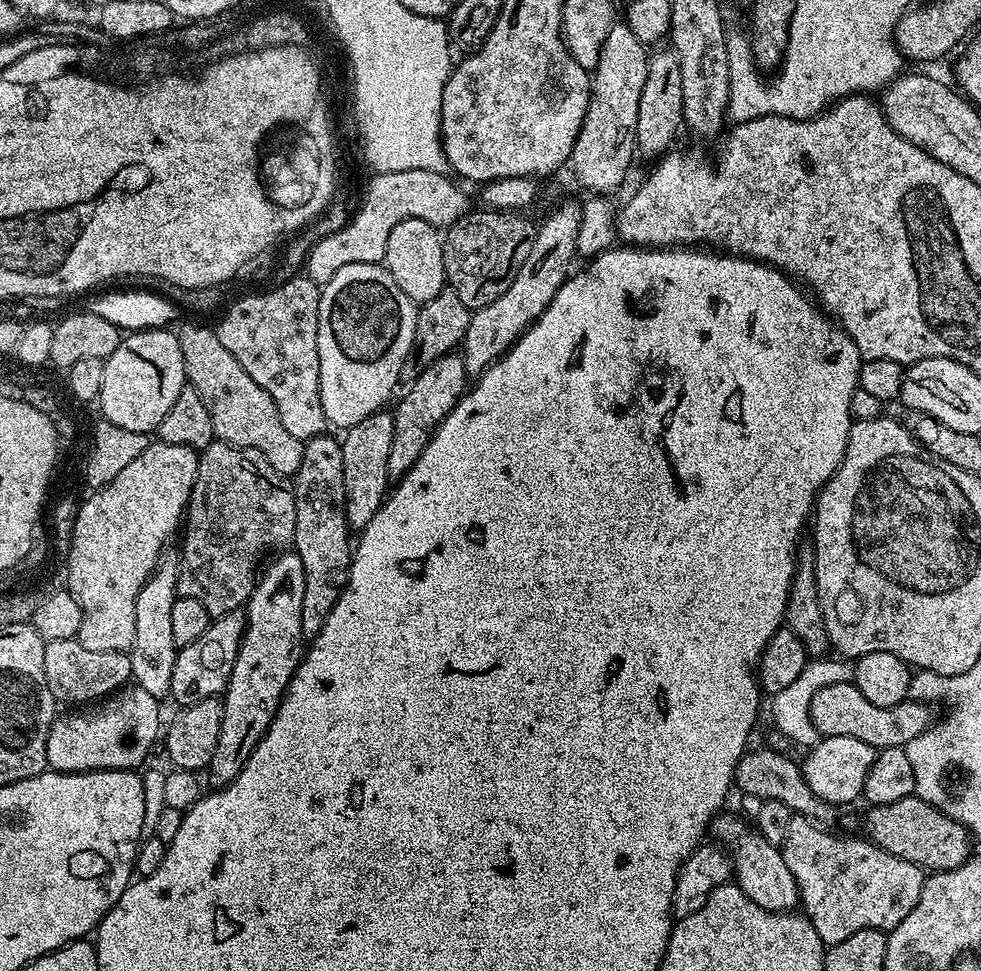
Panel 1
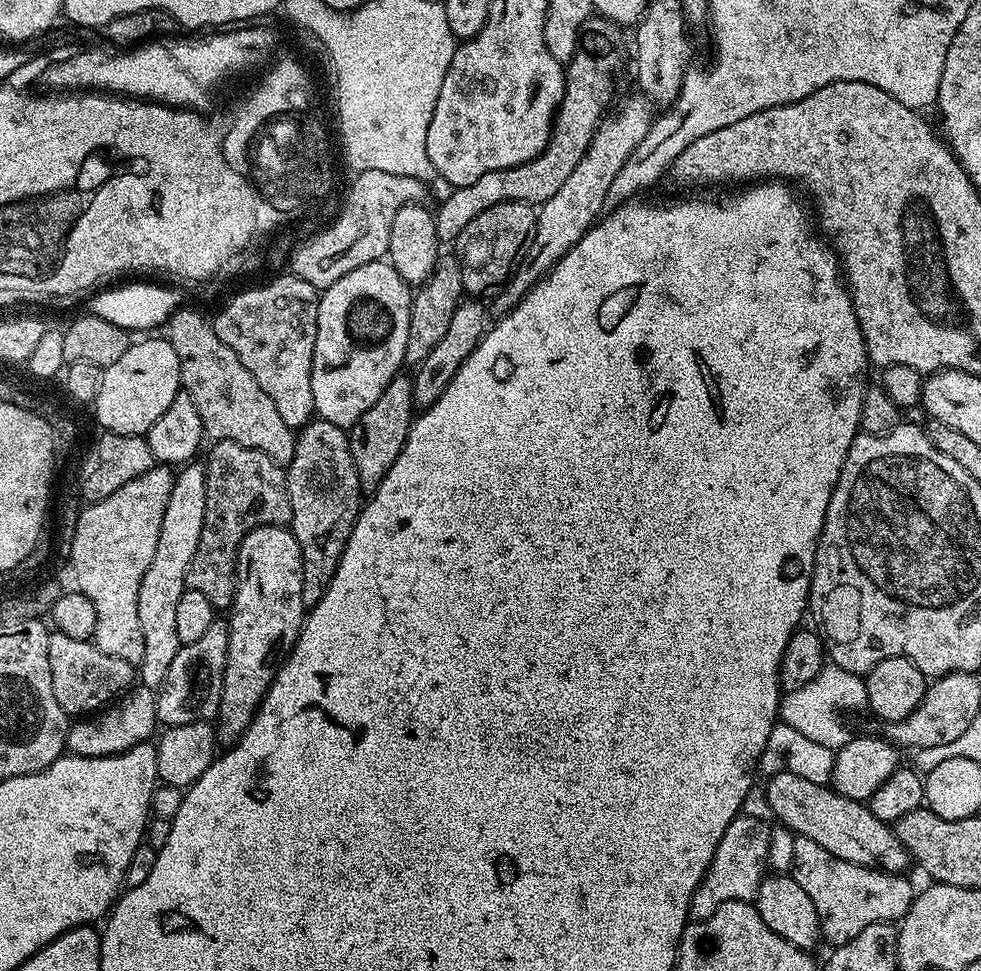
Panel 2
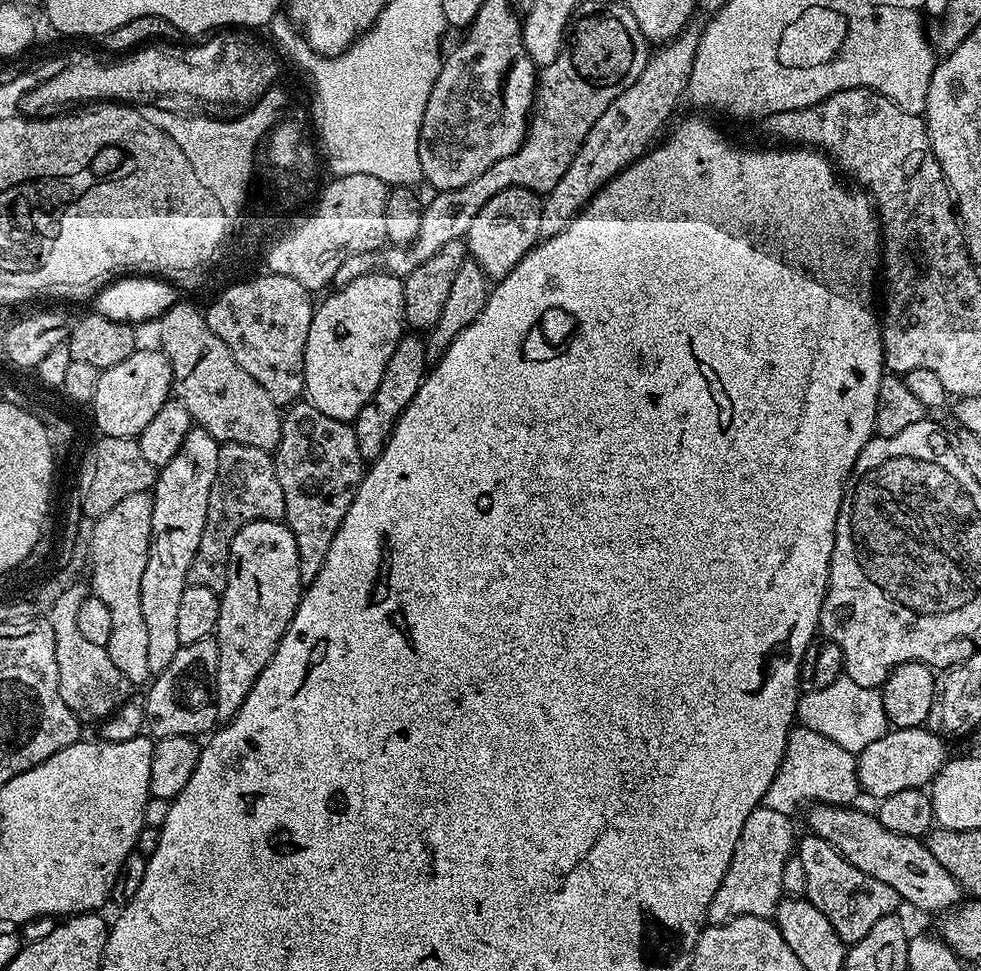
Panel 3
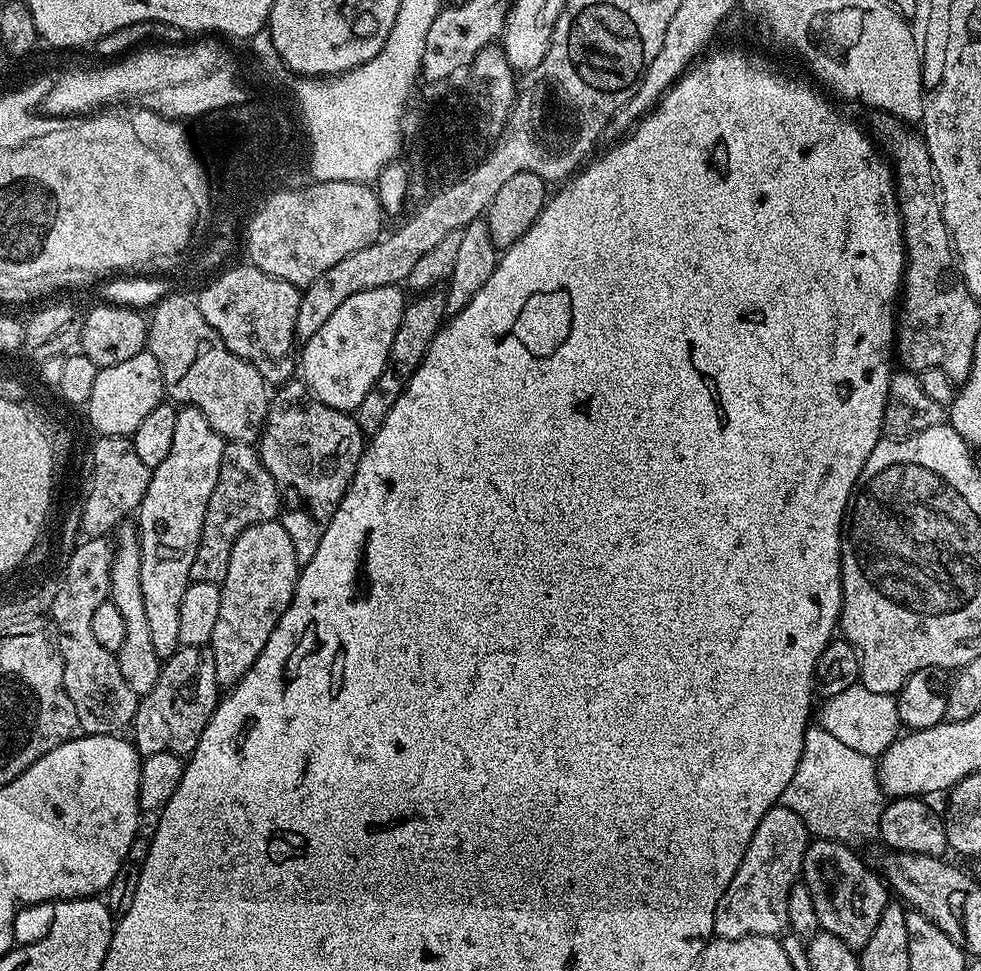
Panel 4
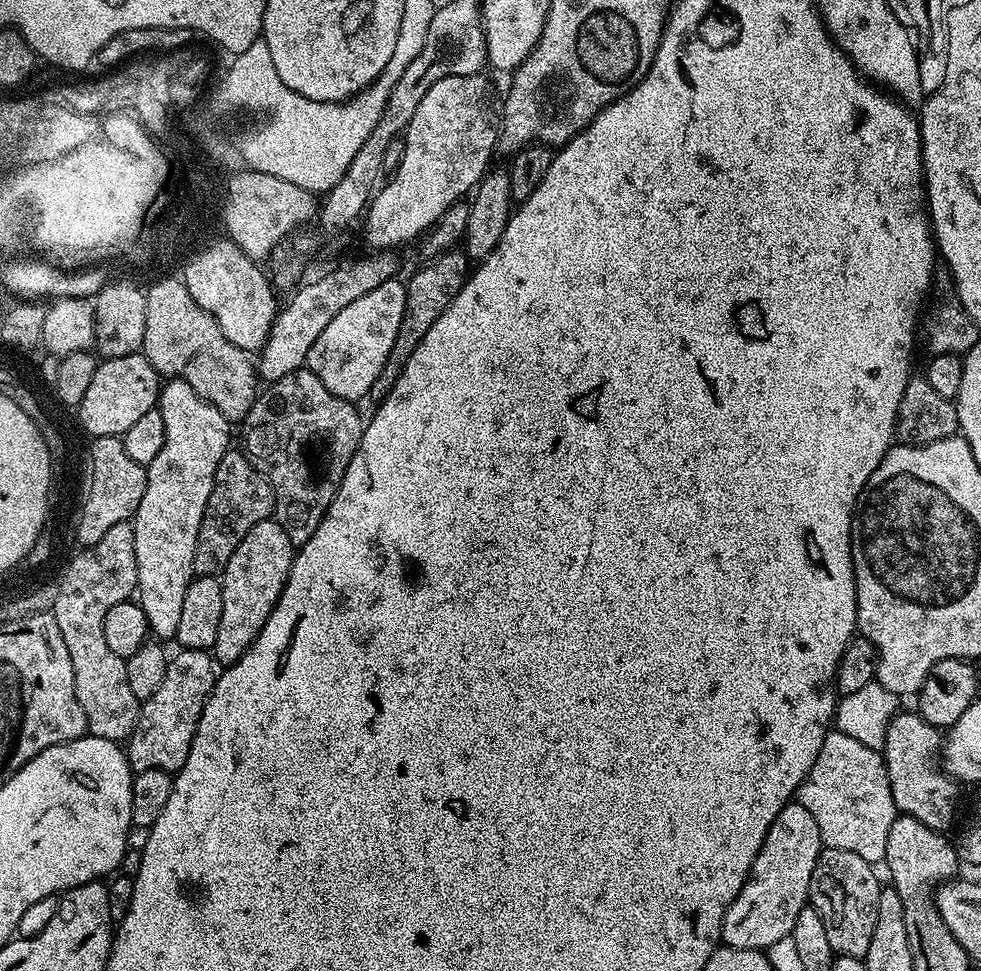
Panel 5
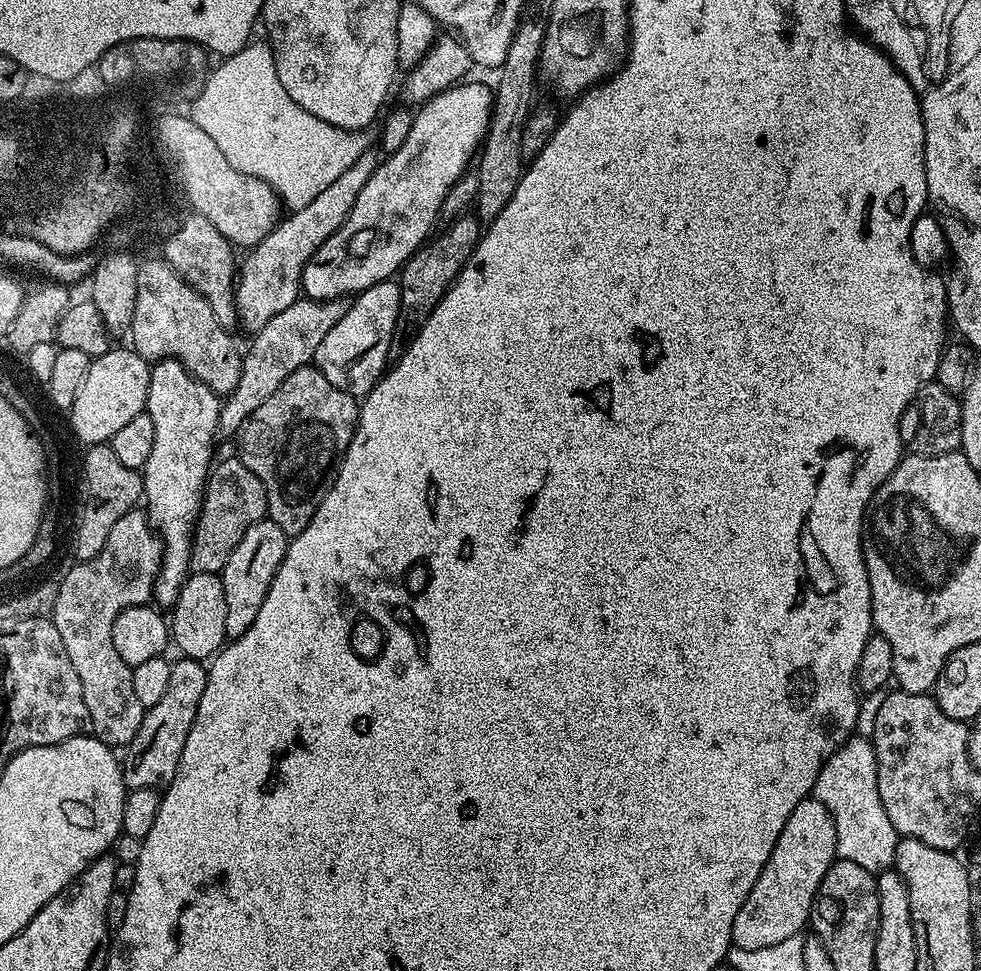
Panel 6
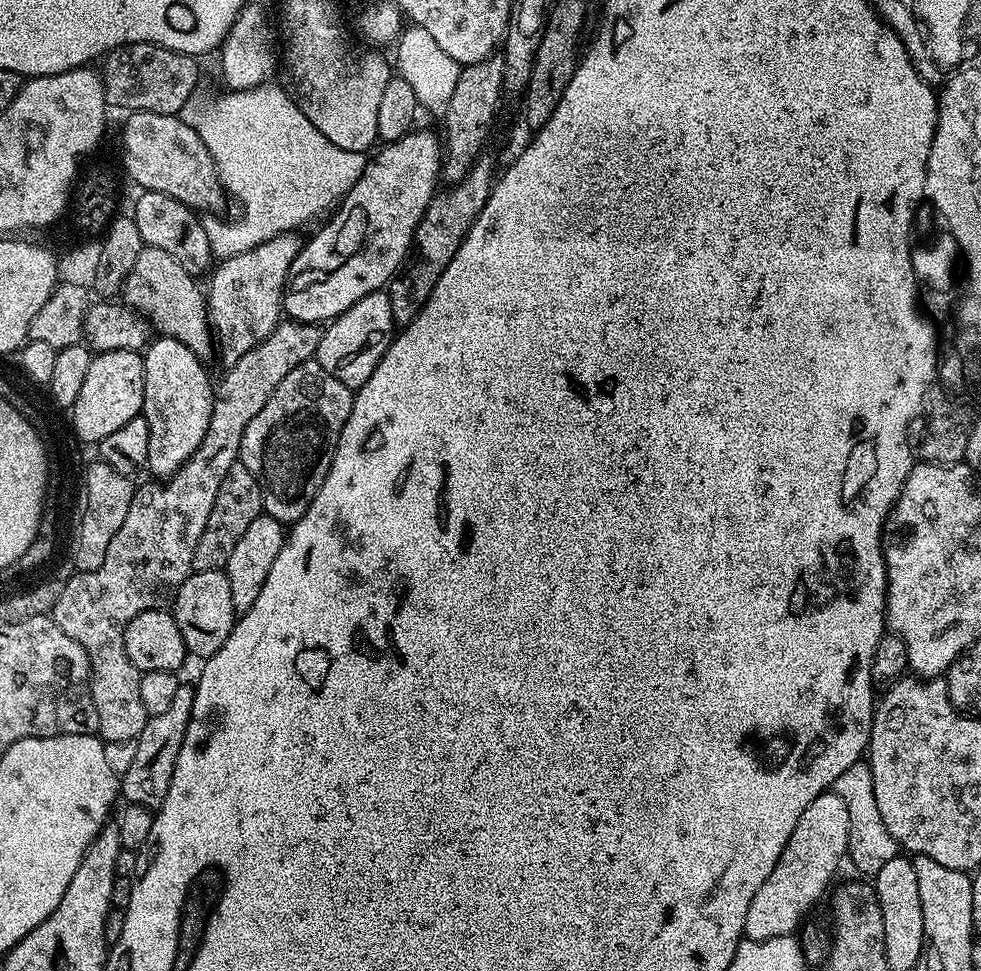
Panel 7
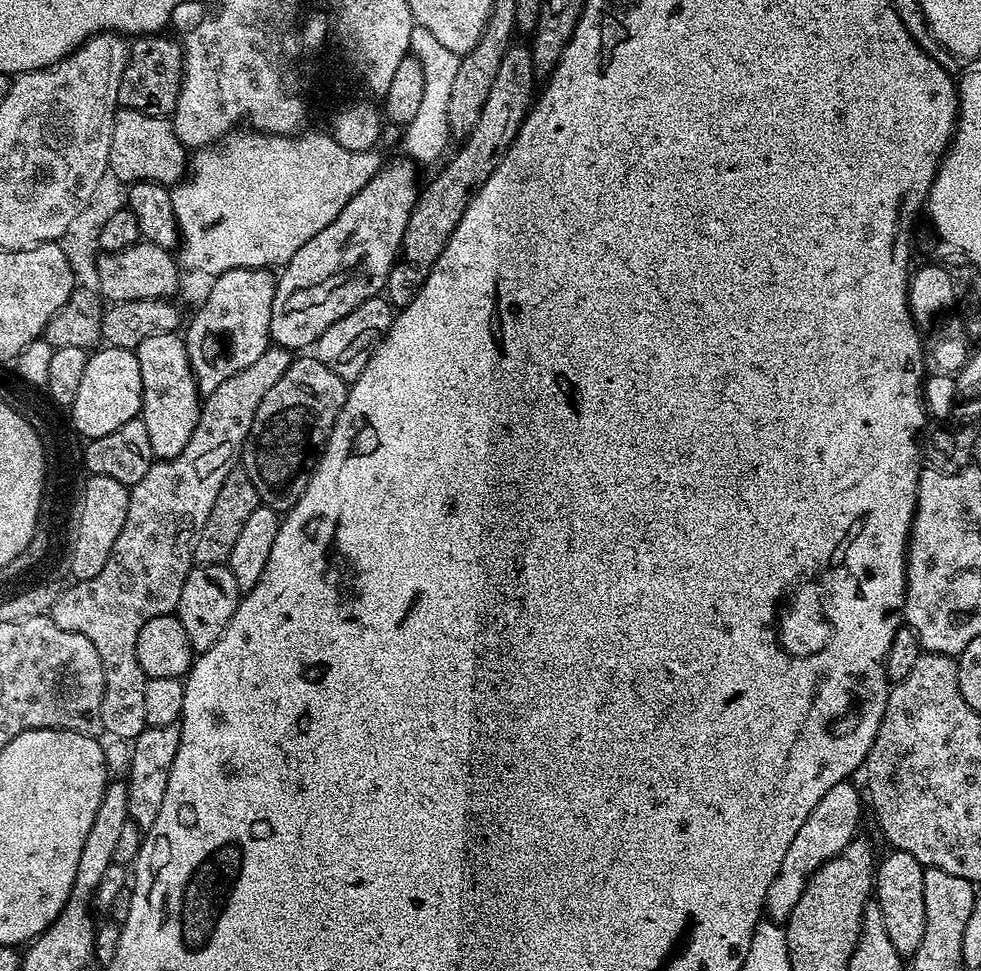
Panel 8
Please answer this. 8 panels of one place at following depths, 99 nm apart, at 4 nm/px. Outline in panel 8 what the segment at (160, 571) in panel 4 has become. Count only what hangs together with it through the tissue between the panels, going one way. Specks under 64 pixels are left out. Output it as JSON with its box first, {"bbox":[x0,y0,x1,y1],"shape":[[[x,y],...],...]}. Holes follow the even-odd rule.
{"bbox":[135,334,202,460],"shape":[[[153,334],[135,348],[138,370],[142,370],[142,406],[139,419],[146,422],[150,450],[156,460],[173,460],[190,442],[194,426],[198,426],[202,393],[186,354],[183,335]]]}

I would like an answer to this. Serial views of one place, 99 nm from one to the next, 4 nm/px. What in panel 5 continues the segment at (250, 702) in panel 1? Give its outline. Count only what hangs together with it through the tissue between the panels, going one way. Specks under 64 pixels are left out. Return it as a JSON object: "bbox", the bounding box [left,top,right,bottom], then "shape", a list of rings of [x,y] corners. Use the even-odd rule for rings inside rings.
{"bbox":[210,518,294,666],"shape":[[[269,518],[258,522],[246,538],[238,545],[238,550],[226,562],[226,570],[222,574],[222,622],[218,622],[218,638],[210,649],[215,663],[227,666],[238,662],[242,654],[258,638],[262,626],[266,626],[266,618],[274,610],[278,598],[288,581],[294,545],[286,538],[286,530]]]}

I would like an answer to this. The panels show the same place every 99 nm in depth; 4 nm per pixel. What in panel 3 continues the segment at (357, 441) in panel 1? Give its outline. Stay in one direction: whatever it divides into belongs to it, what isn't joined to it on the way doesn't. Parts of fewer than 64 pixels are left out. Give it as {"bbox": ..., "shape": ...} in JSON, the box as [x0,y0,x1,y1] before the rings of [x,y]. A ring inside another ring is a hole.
{"bbox":[354,334,430,462],"shape":[[[405,334],[400,337],[394,354],[390,354],[390,362],[386,362],[386,370],[382,370],[382,382],[378,382],[378,390],[374,390],[370,402],[366,402],[366,406],[362,406],[362,410],[356,415],[354,427],[358,450],[365,462],[377,460],[384,452],[392,427],[396,425],[406,406],[410,406],[414,394],[418,394],[424,377],[428,375],[430,361],[424,349],[425,343],[425,337],[420,334]]]}

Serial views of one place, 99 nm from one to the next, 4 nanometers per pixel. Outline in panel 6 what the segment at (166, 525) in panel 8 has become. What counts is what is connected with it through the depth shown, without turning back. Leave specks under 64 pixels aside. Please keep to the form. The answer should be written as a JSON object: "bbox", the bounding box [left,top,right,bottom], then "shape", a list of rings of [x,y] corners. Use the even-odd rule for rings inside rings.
{"bbox":[50,298,349,746],"shape":[[[301,298],[286,306],[282,314],[274,314],[274,318],[270,318],[270,322],[266,322],[266,326],[262,326],[262,330],[258,330],[251,337],[252,345],[249,346],[248,352],[246,348],[242,356],[242,378],[238,378],[238,386],[223,397],[220,405],[218,432],[221,437],[235,437],[242,422],[246,422],[246,418],[254,414],[254,410],[258,410],[258,406],[262,406],[262,402],[266,402],[266,398],[270,398],[270,394],[274,394],[274,390],[278,390],[278,386],[282,386],[282,382],[290,378],[290,374],[294,374],[294,370],[311,365],[315,361],[318,346],[322,346],[322,338],[326,338],[326,334],[330,334],[331,328],[338,323],[338,318],[346,314],[348,305],[349,301],[344,298]],[[140,506],[130,509],[122,514],[122,518],[118,518],[118,522],[114,522],[102,550],[98,550],[94,558],[76,562],[62,578],[57,601],[54,602],[50,615],[52,625],[58,630],[58,634],[62,634],[62,646],[66,646],[66,654],[70,654],[70,662],[78,673],[78,682],[82,682],[82,698],[86,698],[86,710],[90,710],[91,735],[109,746],[127,746],[134,734],[138,734],[138,726],[142,726],[146,711],[142,702],[138,702],[138,697],[134,695],[133,669],[122,662],[118,650],[114,650],[114,638],[110,638],[110,630],[114,626],[114,618],[118,618],[123,608],[148,604],[153,599],[152,591],[163,557],[164,544],[156,535],[156,529],[149,524],[147,511]]]}

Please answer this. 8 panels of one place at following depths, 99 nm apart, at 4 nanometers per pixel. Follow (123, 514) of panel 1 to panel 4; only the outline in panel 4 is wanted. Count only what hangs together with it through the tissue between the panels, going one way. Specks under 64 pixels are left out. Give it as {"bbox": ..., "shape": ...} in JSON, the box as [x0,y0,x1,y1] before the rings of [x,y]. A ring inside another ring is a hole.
{"bbox":[110,523,162,698],"shape":[[[131,523],[120,524],[114,536],[112,569],[110,570],[110,602],[118,606],[126,622],[126,638],[116,652],[118,670],[122,670],[122,678],[126,678],[126,686],[134,690],[139,698],[154,690],[154,682],[158,682],[158,674],[162,667],[162,657],[154,650],[154,642],[150,635],[150,625],[146,618],[146,606],[142,602],[142,570],[140,569],[140,537]]]}

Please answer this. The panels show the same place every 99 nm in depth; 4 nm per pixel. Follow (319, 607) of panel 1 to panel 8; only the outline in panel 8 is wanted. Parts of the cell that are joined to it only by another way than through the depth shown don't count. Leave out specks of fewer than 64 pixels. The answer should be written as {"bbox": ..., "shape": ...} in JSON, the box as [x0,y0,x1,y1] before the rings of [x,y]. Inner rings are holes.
{"bbox":[242,354,348,514],"shape":[[[312,354],[297,355],[286,374],[278,378],[277,384],[270,386],[266,398],[262,398],[262,406],[258,406],[258,414],[254,414],[254,426],[250,426],[242,453],[242,466],[246,474],[250,474],[250,482],[254,482],[254,490],[258,490],[263,507],[287,514],[296,505],[298,498],[302,498],[314,470],[320,465],[324,446],[346,402],[348,389],[345,380],[338,378],[334,370],[330,370]]]}

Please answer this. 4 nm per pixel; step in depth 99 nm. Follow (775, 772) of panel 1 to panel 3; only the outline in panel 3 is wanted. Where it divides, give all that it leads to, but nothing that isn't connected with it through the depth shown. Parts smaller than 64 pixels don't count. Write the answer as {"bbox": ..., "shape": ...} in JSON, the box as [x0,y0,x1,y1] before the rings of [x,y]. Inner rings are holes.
{"bbox":[807,804,962,914],"shape":[[[813,804],[807,809],[808,828],[811,835],[822,838],[834,848],[846,862],[858,866],[862,874],[886,882],[890,890],[900,895],[905,905],[913,904],[920,912],[943,914],[954,908],[962,900],[959,882],[934,859],[923,839],[894,834],[886,830],[882,822],[871,811],[863,812],[860,806],[837,806],[834,804]]]}

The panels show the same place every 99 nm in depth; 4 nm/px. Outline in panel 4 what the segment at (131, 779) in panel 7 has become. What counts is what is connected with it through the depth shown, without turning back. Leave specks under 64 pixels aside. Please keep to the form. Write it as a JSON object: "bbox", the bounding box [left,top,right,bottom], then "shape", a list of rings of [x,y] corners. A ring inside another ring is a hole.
{"bbox":[130,646,222,757],"shape":[[[181,646],[163,661],[158,682],[154,682],[154,690],[139,697],[136,717],[130,725],[130,736],[137,752],[141,757],[163,752],[187,757],[198,746],[202,730],[206,730],[206,722],[210,722],[221,696],[222,689],[214,674],[214,654],[211,647]]]}

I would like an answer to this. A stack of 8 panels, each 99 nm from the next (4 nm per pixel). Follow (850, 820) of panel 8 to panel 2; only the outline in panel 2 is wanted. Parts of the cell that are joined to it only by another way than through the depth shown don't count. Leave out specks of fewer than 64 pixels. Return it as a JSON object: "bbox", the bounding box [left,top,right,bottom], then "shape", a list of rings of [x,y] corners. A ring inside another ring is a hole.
{"bbox":[688,814,771,921],"shape":[[[743,814],[736,816],[734,822],[726,826],[726,834],[722,834],[722,842],[718,842],[718,850],[714,850],[714,858],[704,871],[702,882],[694,890],[694,898],[688,907],[688,915],[693,921],[710,918],[710,914],[714,914],[714,910],[726,902],[755,901],[756,891],[768,868],[771,833],[769,821]]]}

